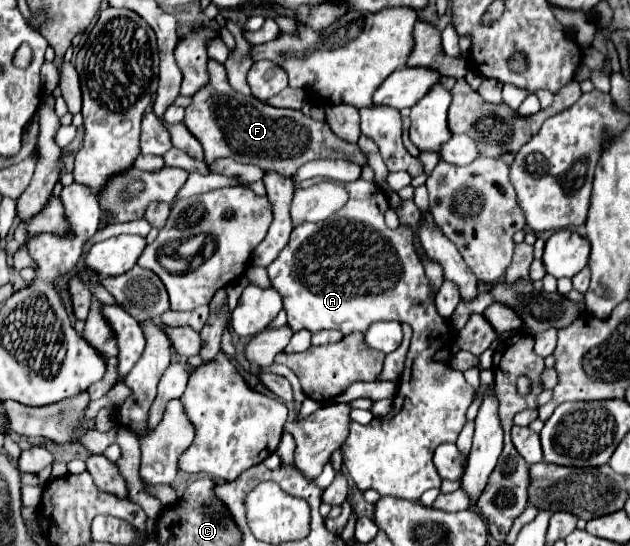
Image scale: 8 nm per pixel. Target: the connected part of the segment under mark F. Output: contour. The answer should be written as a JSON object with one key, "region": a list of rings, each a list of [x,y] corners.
{"region":[[[208,58],[208,84],[196,92],[192,104],[186,108],[184,124],[202,142],[204,162],[212,164],[218,158],[234,158],[240,164],[254,164],[264,172],[274,170],[286,178],[292,178],[296,170],[316,158],[342,158],[366,164],[364,154],[356,144],[338,140],[326,122],[312,120],[300,110],[274,108],[256,100],[254,96],[238,94],[226,78],[226,70],[220,62]]]}

